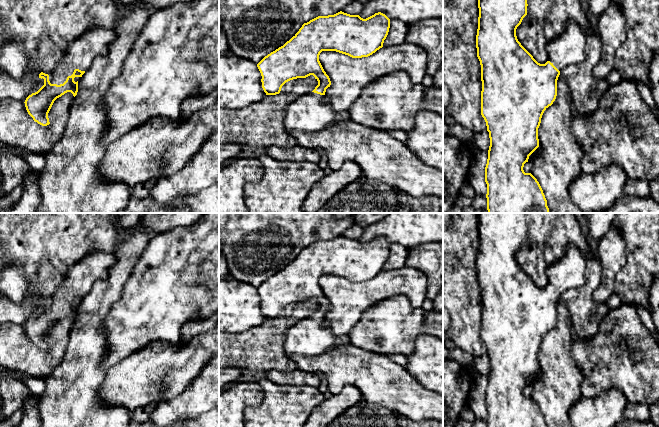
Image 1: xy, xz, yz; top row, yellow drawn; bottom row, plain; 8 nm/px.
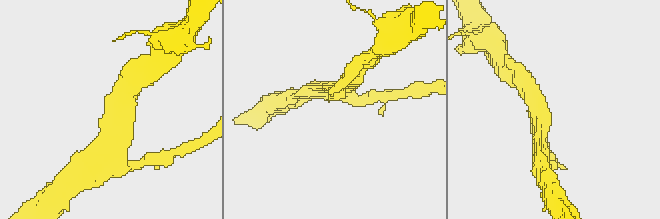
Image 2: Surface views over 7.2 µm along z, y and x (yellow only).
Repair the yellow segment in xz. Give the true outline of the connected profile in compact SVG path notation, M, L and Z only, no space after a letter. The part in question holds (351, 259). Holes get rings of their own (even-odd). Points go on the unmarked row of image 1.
M342 235L328 240L318 240L304 247L299 255L283 270L265 280L257 291L261 297L262 312L266 319L276 319L282 310L293 303L313 299L318 305L315 313L287 329L284 349L288 354L313 357L329 351L338 338L325 325L325 316L331 309L329 300L324 295L319 279L322 275L336 275L352 282L368 281L383 271L390 252L390 243L378 236L363 243L359 239L350 239Z

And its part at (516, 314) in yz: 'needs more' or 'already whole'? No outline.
needs more

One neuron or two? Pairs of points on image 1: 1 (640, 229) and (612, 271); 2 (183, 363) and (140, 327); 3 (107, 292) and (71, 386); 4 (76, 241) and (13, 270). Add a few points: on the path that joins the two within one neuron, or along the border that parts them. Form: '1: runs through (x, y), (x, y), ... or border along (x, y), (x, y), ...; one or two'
1: border along (619, 229), (625, 243), (626, 262), (617, 273); two
2: border along (180, 341), (177, 343), (151, 342), (136, 351); two
3: runs through (91, 315), (87, 329), (86, 351), (83, 363); one
4: border along (10, 263), (22, 265), (31, 288); two

